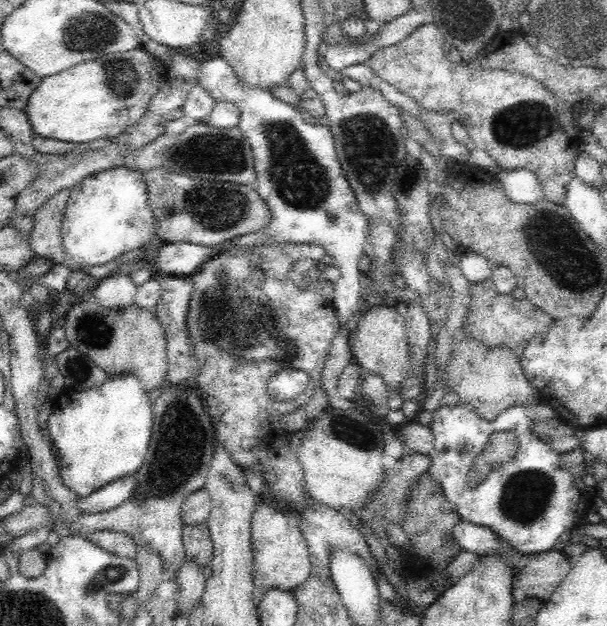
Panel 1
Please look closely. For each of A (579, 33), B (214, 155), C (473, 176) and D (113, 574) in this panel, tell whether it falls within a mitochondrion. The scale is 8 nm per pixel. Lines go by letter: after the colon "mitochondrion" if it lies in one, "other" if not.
A: mitochondrion
B: mitochondrion
C: other
D: mitochondrion

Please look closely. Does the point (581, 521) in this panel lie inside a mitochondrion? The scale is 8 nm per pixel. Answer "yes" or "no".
no

